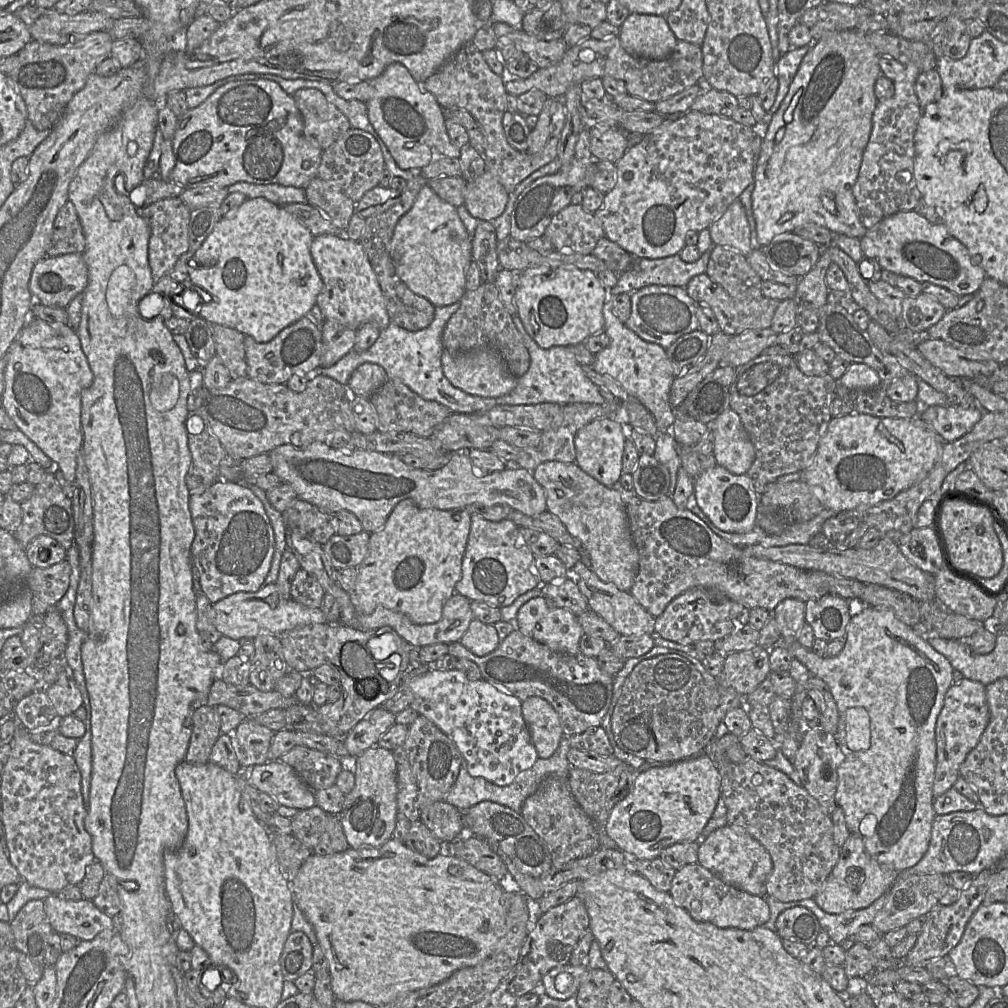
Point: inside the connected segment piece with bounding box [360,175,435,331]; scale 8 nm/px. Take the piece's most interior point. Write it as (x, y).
(412, 312)

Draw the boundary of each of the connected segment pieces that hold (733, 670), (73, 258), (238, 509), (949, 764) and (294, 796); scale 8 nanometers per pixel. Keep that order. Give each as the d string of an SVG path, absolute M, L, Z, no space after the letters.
M756 646L725 656L717 684L742 696L753 692L770 674L769 650Z
M69 253L46 256L32 270L29 288L36 302L46 306L65 308L71 300L82 293L88 283L88 268L83 254Z
M217 481L202 494L190 496L190 512L195 537L191 546L192 562L197 569L201 589L214 605L237 592L257 592L264 586L274 554L274 530L263 503L247 487Z
M962 679L947 690L935 727L936 766L933 782L934 799L953 787L959 769L970 751L978 744L989 722L989 707L985 686L977 681Z
M269 761L242 770L242 775L259 792L274 798L279 805L306 810L316 805L315 793L289 765Z

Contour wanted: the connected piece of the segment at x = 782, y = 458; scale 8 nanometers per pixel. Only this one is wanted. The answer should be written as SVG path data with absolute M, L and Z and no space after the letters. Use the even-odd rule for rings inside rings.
M761 354L736 368L730 386L730 408L739 415L743 428L755 449L754 461L746 475L751 479L757 495L763 494L766 486L775 482L778 477L801 472L810 465L832 418L831 404L836 386L837 381L829 372L824 376L803 374L793 355Z

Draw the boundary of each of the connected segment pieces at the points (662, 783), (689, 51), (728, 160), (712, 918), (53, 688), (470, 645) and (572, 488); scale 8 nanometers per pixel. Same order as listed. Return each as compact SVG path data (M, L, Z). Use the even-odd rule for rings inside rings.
M708 755L683 760L670 766L651 767L641 772L635 778L632 789L613 807L605 830L616 842L618 849L640 859L655 859L659 858L663 849L675 843L697 841L713 816L721 796L720 774Z
M618 36L609 40L589 38L567 48L559 63L546 68L538 68L528 78L512 75L507 66L501 77L508 94L520 96L530 90L540 90L548 97L564 99L565 93L572 85L581 84L587 79L602 79L606 76L624 81L628 94L656 103L697 84L699 78L703 76L702 48L693 43L678 40L668 57L653 60L630 55L622 47Z
M687 111L685 114L673 114L657 128L643 136L641 141L631 146L617 163L617 182L614 188L605 194L601 208L595 213L601 222L605 235L617 243L634 257L659 259L680 254L685 247L685 237L688 232L700 232L720 218L728 206L739 199L741 193L754 182L755 155L752 151L752 141L757 134L756 127L749 127L735 122L731 117L725 118L714 114L704 114L697 111Z
M698 862L687 864L676 871L669 893L675 904L684 908L694 920L710 922L721 928L752 930L762 926L770 918L770 907L765 897L725 883Z
M66 661L58 679L52 685L46 687L45 692L60 718L73 715L78 708L83 706L81 692Z
M473 619L460 642L476 656L482 657L498 648L500 640L494 625Z
M547 461L533 471L535 480L546 493L547 511L556 515L571 535L578 538L591 559L591 569L605 583L629 592L639 570L639 553L629 528L627 507L618 491L607 487L584 472L576 462Z

